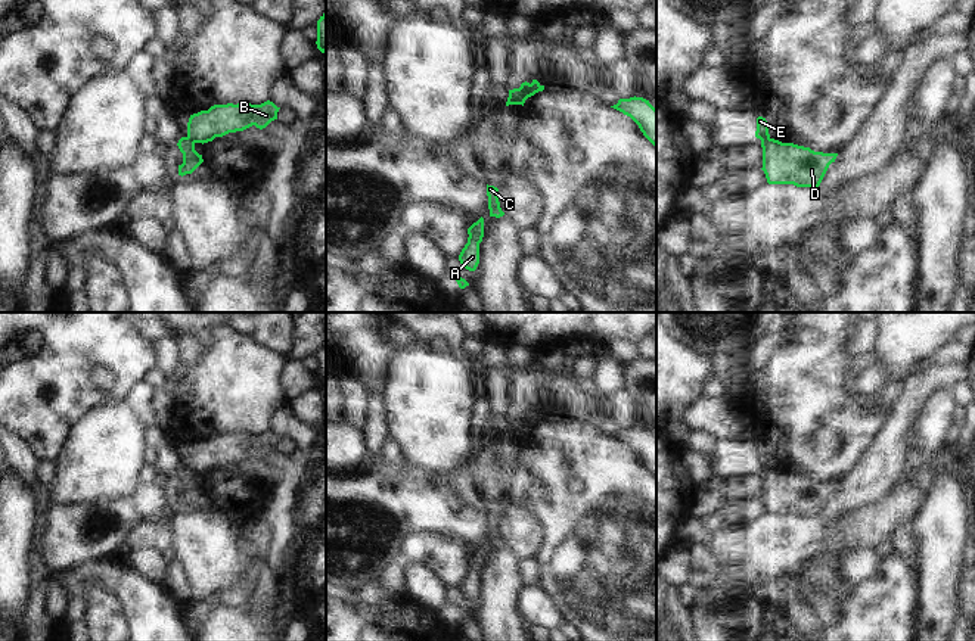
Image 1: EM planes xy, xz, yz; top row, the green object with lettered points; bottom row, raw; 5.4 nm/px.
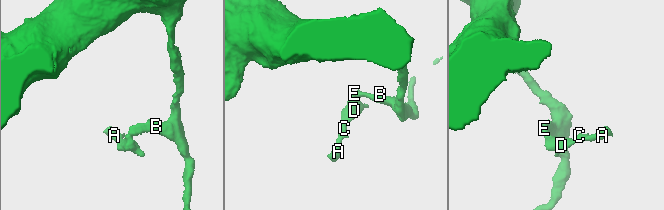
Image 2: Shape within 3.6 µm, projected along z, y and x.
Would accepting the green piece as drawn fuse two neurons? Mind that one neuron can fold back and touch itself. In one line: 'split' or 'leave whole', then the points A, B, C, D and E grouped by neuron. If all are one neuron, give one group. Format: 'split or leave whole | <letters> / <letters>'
split | A C D / B E

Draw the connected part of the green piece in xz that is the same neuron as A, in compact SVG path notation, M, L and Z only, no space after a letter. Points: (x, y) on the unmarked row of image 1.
M481 547L476 553L473 553L468 558L468 573L462 579L459 585L459 591L462 597L469 601L475 601L479 594L479 573L484 567L484 548Z

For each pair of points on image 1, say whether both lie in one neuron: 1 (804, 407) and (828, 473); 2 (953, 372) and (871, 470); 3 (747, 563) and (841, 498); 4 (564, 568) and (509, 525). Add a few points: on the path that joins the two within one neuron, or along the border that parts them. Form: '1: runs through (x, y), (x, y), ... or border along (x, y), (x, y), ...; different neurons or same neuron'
1: runs through (803, 425), (803, 451), (810, 459); same neuron
2: runs through (925, 388), (900, 417), (891, 442); same neuron
3: border along (853, 512), (834, 520), (819, 517); different neurons
4: border along (530, 513), (542, 531), (542, 544), (533, 557); different neurons

